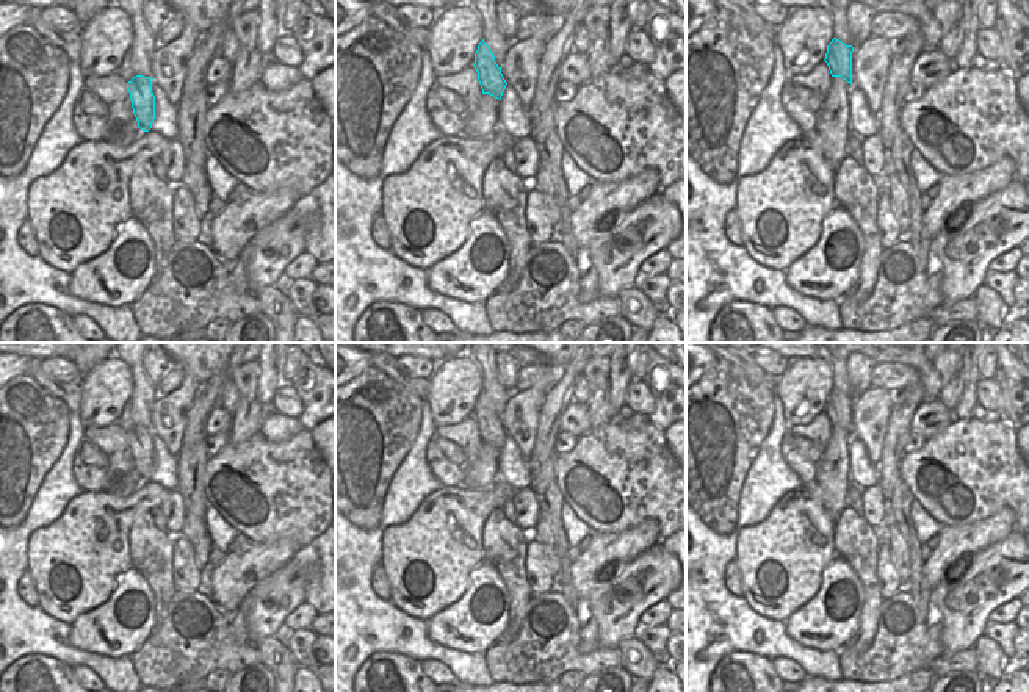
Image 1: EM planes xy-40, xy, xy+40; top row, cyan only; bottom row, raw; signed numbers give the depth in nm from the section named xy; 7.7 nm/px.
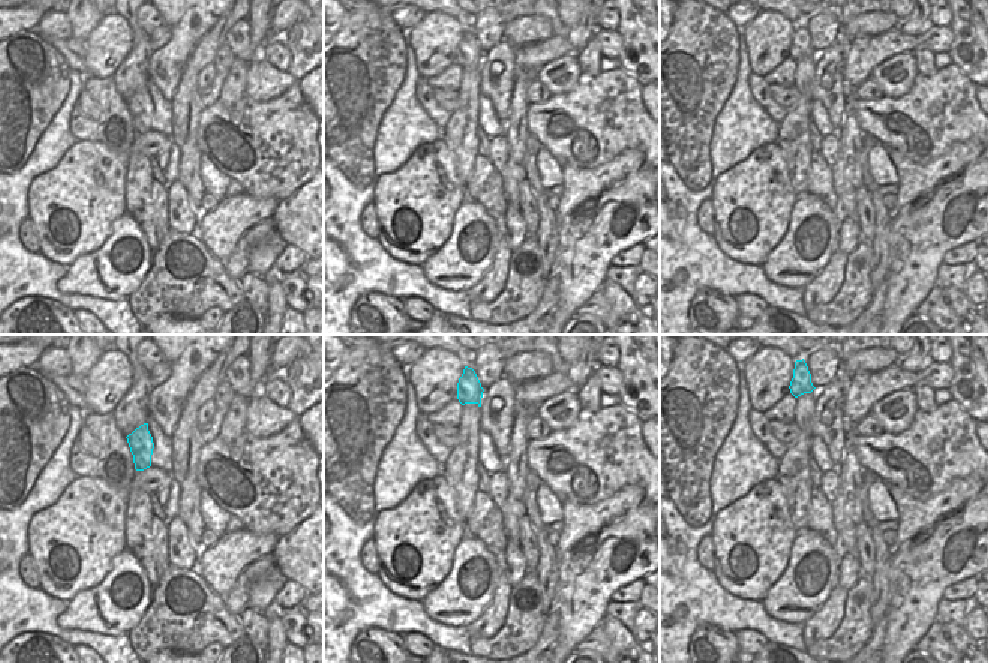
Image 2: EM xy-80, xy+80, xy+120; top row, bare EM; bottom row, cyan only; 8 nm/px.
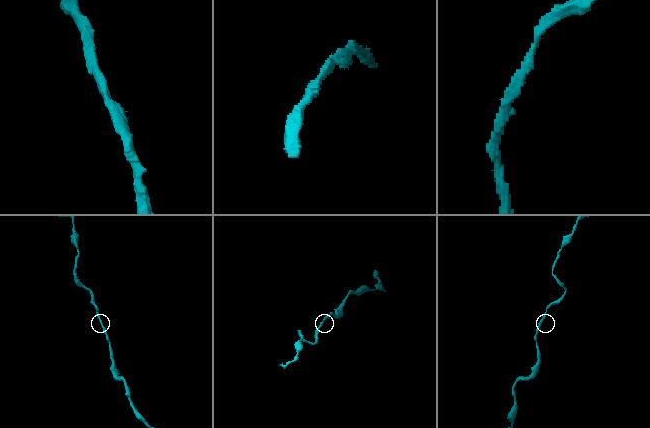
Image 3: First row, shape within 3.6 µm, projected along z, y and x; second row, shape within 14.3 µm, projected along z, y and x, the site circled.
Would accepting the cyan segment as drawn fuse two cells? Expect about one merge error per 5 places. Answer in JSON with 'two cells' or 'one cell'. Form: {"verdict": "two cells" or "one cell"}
{"verdict": "one cell"}

